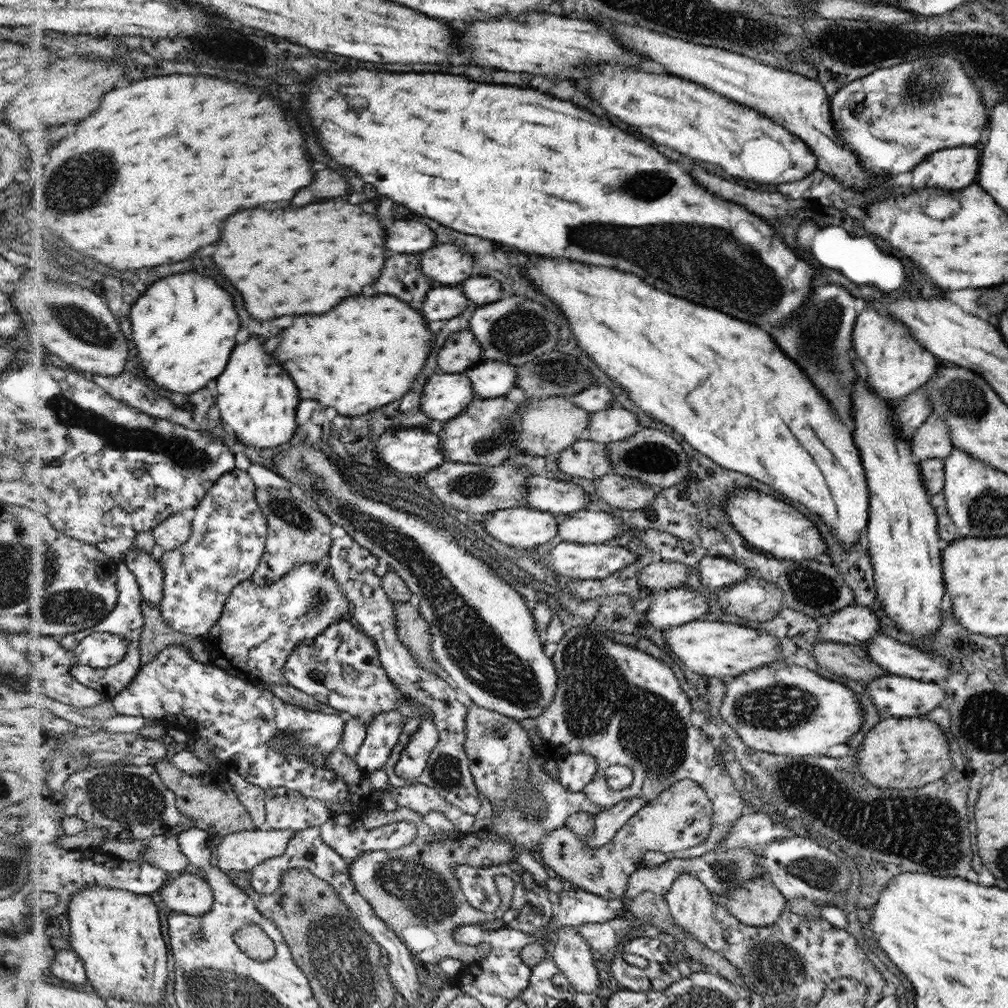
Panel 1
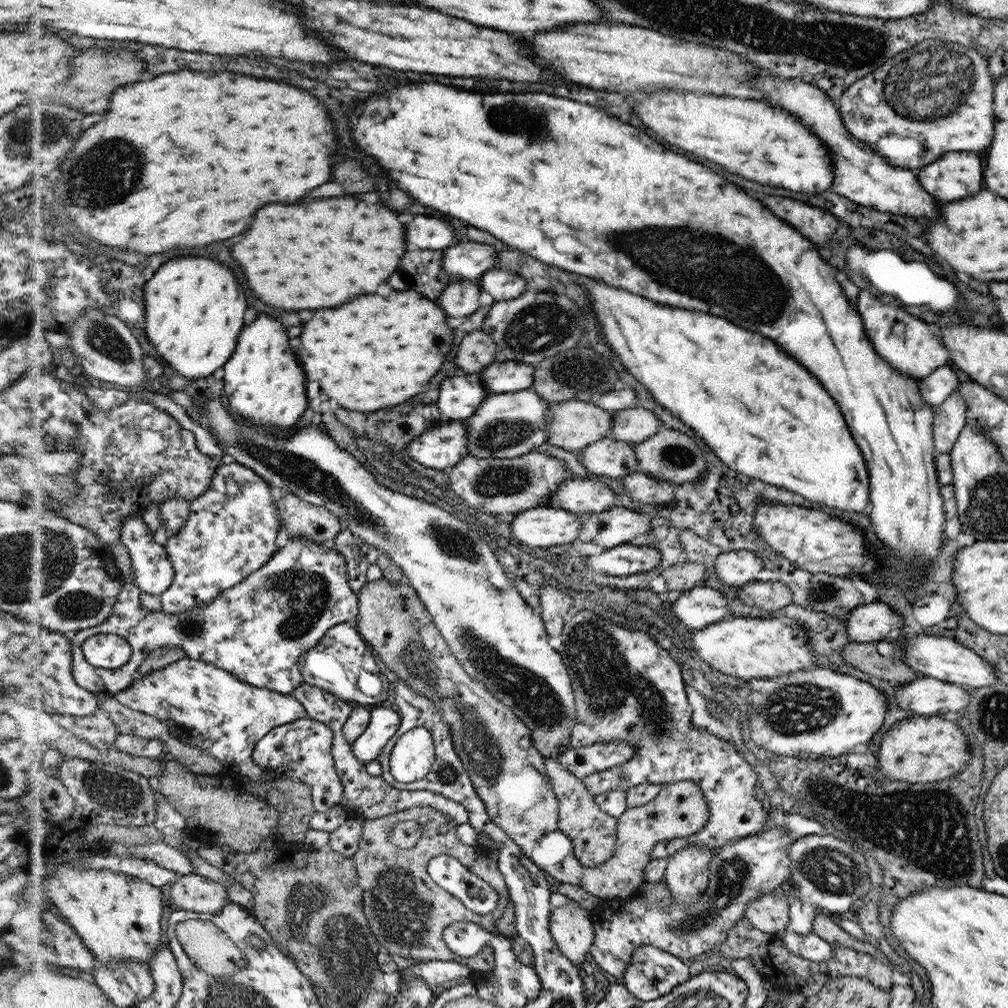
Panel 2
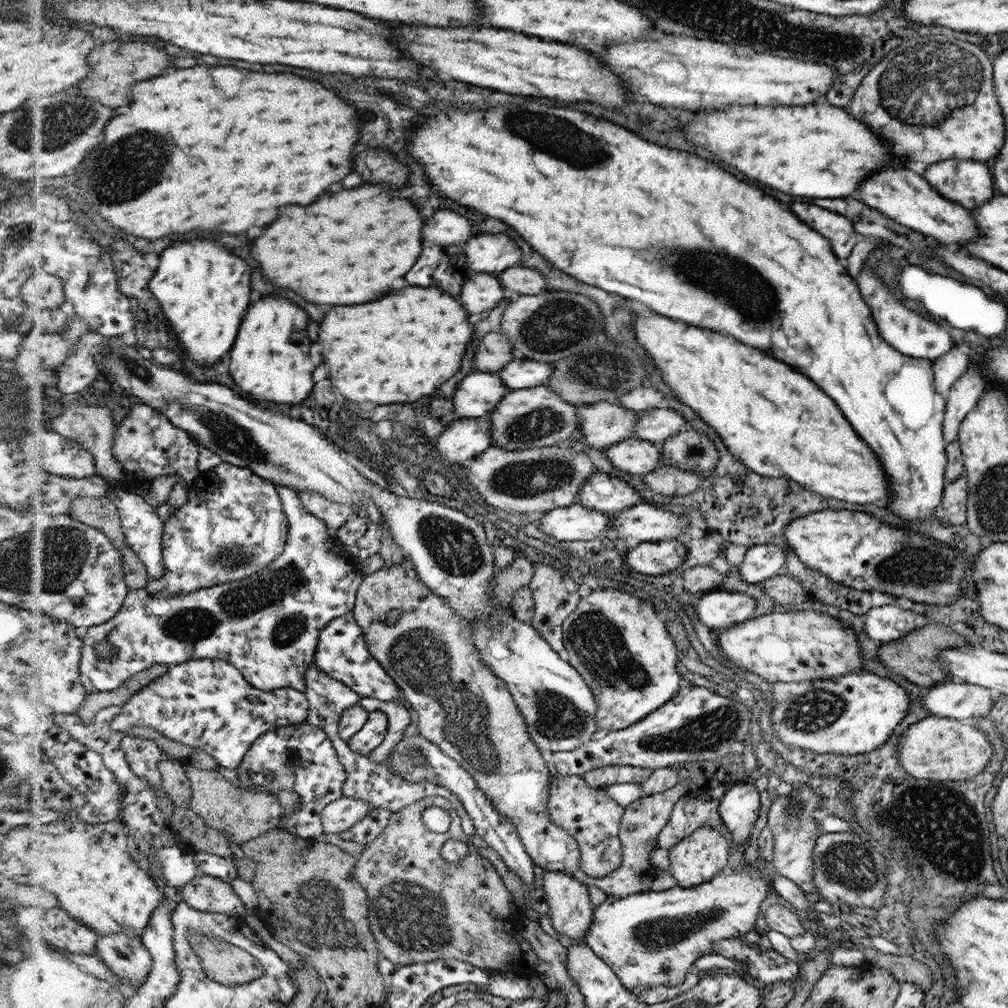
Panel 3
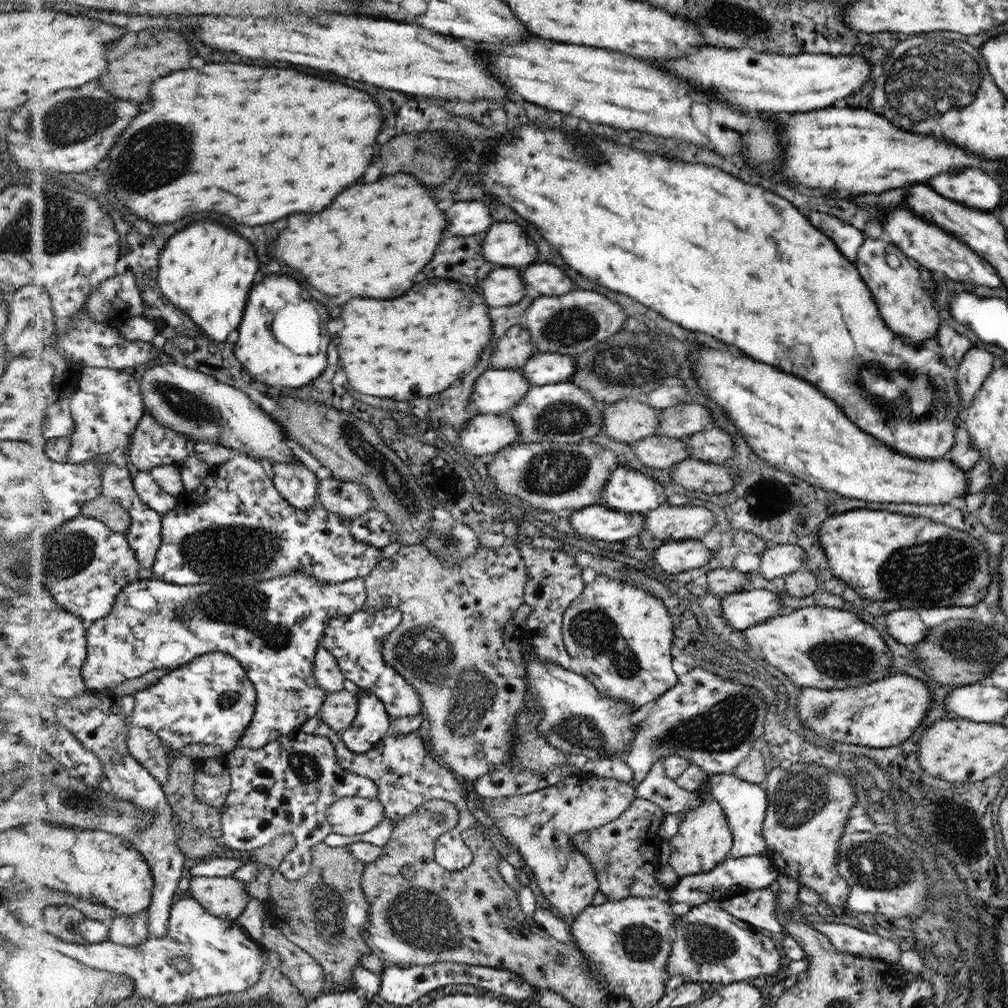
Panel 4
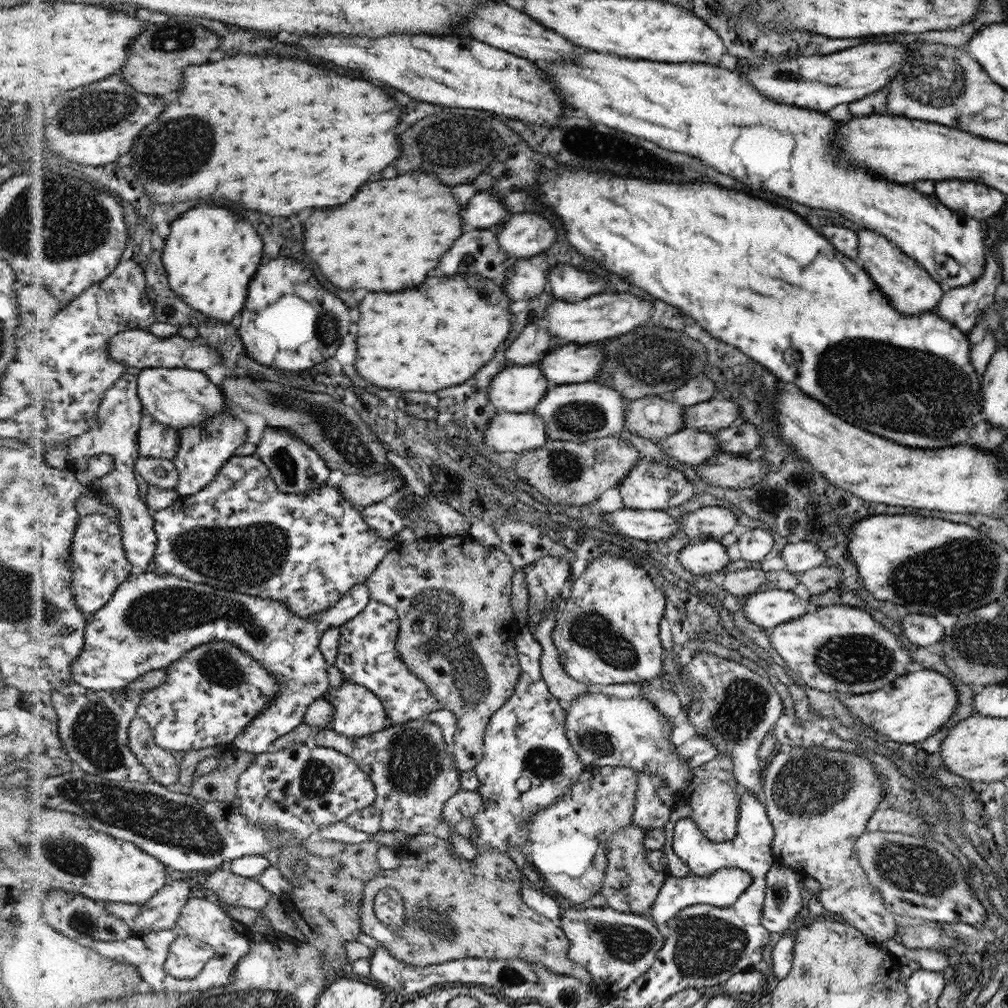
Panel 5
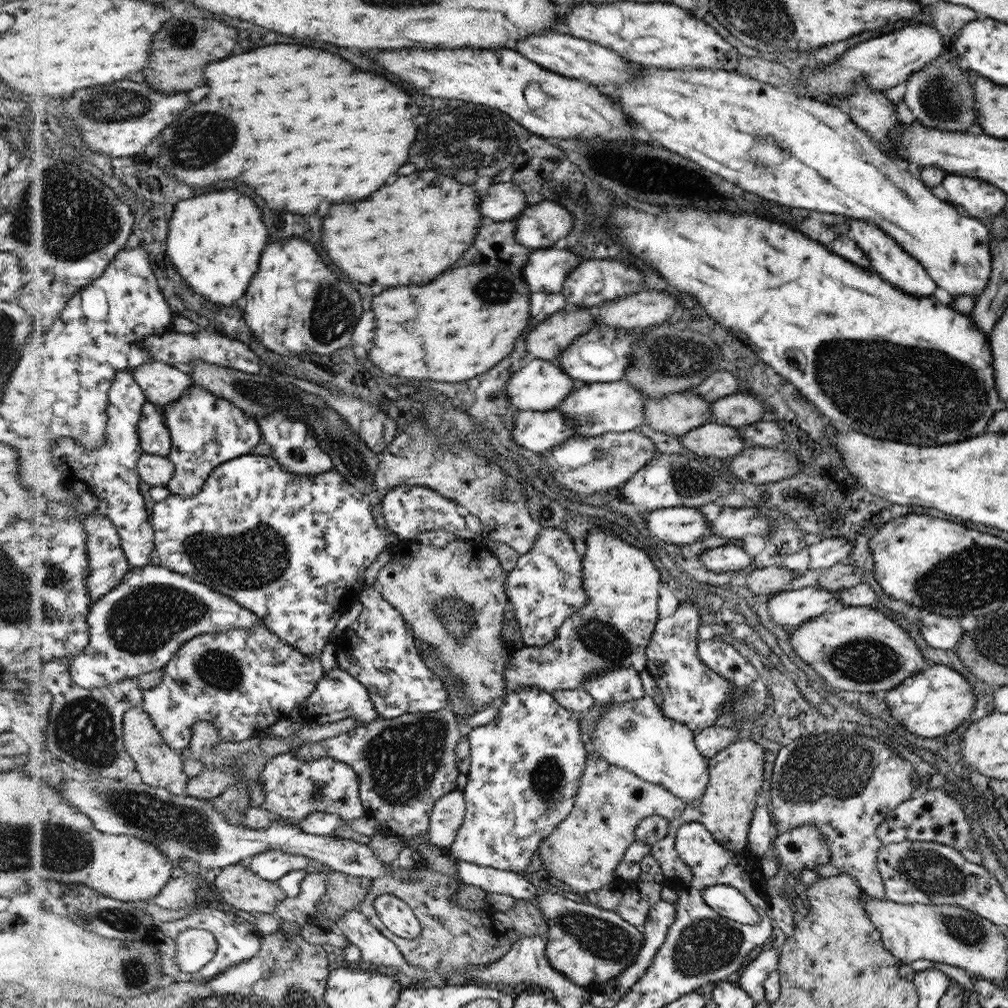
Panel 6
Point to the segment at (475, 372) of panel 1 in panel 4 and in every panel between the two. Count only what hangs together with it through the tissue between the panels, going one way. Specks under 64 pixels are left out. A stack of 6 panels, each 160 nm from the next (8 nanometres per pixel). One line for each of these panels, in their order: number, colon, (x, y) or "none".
2: (503, 376)
3: (519, 373)
4: (542, 368)

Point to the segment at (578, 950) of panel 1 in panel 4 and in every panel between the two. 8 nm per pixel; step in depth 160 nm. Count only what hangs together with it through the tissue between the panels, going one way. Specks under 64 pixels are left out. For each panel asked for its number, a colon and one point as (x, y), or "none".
2: (573, 928)
3: (570, 909)
4: (542, 824)

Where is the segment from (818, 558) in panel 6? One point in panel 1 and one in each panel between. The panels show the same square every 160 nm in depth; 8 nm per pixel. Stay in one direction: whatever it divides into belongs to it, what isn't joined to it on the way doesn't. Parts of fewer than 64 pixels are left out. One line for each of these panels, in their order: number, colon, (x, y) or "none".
1: (712, 572)
2: (740, 567)
3: (761, 562)
4: (781, 559)
5: (798, 555)

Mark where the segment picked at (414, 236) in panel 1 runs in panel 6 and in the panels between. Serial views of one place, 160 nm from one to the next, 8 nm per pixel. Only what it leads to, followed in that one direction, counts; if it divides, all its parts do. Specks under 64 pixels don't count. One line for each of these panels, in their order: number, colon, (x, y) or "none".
2: (425, 233)
3: (445, 227)
4: (468, 218)
5: (485, 211)
6: (504, 202)

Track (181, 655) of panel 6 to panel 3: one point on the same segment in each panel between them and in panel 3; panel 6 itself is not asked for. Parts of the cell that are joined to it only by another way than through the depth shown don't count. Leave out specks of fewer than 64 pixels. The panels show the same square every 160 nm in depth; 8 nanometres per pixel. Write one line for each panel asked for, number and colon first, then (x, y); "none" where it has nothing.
3: (210, 704)
4: (211, 700)
5: (213, 693)

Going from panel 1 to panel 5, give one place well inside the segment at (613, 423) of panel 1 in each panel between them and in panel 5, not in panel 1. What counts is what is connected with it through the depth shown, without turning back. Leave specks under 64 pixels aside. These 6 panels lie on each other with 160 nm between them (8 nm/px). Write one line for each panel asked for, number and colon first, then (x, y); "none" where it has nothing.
2: (633, 425)
3: (655, 425)
4: (683, 420)
5: (716, 414)

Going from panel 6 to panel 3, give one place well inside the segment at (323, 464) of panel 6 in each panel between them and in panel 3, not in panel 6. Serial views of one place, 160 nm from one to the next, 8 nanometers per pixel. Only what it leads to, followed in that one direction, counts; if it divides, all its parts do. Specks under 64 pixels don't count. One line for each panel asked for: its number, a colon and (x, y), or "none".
3: (268, 624)
4: (297, 483)
5: (296, 468)

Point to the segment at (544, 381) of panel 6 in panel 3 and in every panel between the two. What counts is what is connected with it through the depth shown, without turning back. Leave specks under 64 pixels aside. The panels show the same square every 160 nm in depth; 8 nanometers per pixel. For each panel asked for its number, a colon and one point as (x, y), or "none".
3: (479, 394)
4: (498, 391)
5: (517, 389)

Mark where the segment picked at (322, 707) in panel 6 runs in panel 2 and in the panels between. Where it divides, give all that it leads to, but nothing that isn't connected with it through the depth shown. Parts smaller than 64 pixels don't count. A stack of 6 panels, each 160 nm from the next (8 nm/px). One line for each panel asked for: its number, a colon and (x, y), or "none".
2: (384, 720)
3: (370, 736)
4: (367, 729)
5: (357, 712)

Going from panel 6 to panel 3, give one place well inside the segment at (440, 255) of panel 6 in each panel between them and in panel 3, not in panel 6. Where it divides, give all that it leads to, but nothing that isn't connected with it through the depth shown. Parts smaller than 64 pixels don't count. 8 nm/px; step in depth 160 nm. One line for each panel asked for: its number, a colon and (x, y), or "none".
3: (347, 249)
4: (343, 250)
5: (394, 232)

